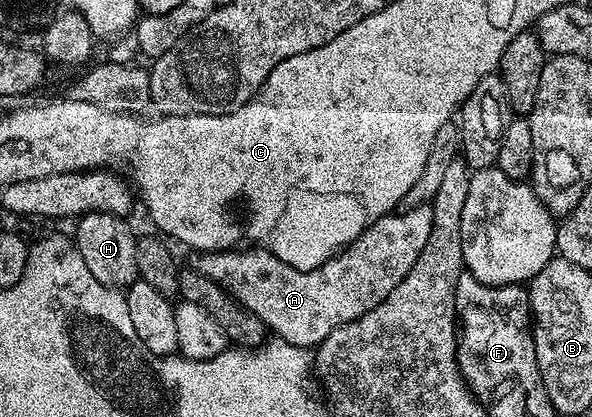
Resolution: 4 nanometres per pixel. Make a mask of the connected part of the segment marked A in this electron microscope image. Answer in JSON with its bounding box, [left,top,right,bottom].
[195,205,431,349]

